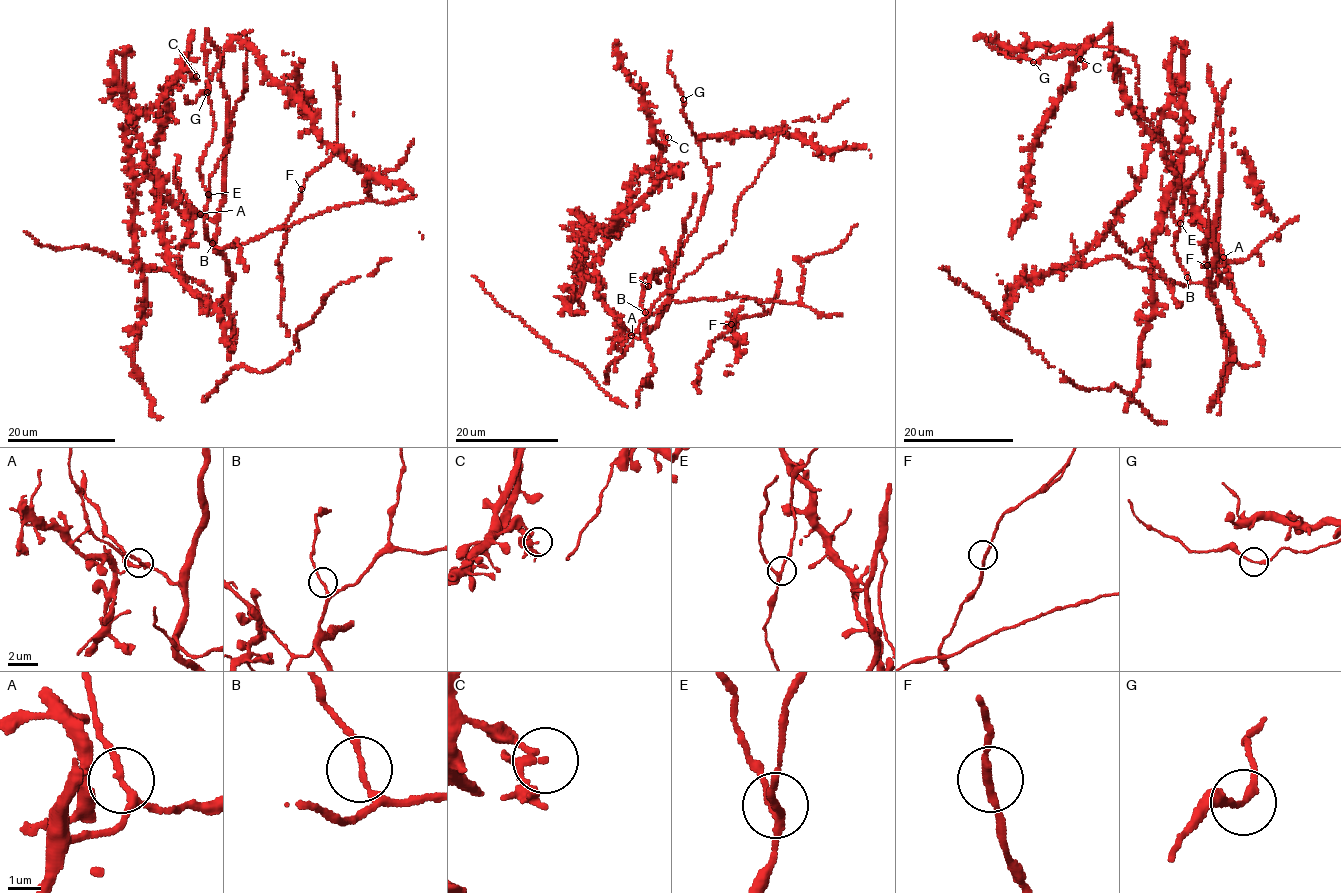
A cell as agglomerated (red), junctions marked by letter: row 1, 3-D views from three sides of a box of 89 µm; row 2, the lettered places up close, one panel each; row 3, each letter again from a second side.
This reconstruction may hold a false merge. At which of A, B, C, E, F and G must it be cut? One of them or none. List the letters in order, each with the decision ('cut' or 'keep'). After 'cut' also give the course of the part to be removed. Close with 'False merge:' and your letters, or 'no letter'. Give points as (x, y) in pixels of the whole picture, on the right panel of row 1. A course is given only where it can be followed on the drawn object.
A: keep
B: keep
C: keep
E: keep
F: keep
G: keep
False merge: no letter

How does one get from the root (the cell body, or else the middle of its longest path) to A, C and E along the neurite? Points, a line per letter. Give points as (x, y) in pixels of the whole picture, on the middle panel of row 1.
A: (601, 285), (599, 295), (631, 335)
C: (601, 285), (595, 262), (628, 200), (633, 178), (651, 166), (662, 150), (653, 134), (658, 131), (668, 137)
E: (601, 285), (599, 295), (608, 309), (638, 338), (648, 332), (641, 303), (643, 288), (648, 286)

